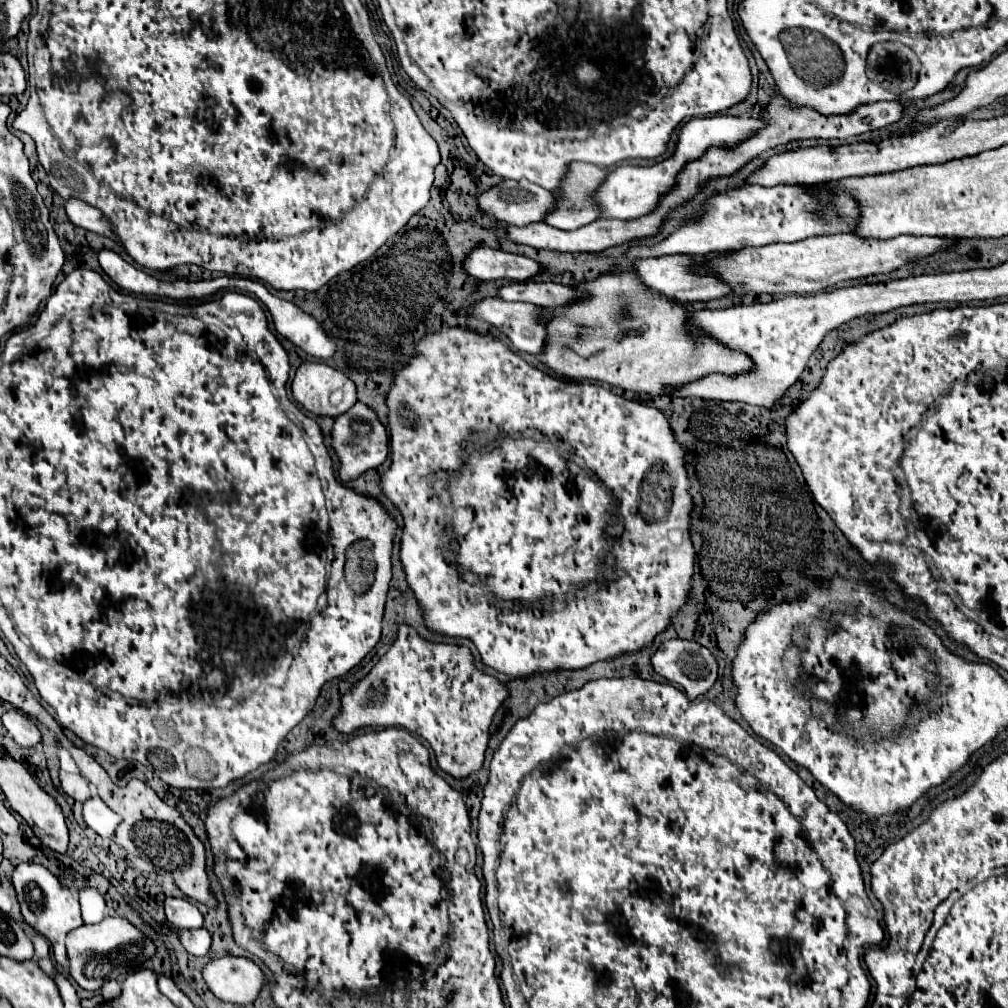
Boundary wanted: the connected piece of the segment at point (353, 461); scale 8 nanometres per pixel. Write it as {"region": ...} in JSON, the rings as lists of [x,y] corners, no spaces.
{"region":[[[355,403],[347,413],[337,417],[331,429],[331,447],[339,459],[339,475],[337,475],[339,481],[345,485],[357,479],[367,469],[379,467],[387,459],[387,443],[389,443],[389,435],[385,427],[377,421],[375,413],[365,405]]]}

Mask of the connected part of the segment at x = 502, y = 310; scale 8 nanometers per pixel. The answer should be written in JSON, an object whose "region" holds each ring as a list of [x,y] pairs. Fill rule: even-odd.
{"region":[[[483,299],[475,305],[475,317],[481,317],[483,321],[487,321],[487,323],[495,325],[499,331],[503,331],[511,339],[511,343],[517,351],[539,355],[539,353],[543,353],[547,323],[553,319],[553,311],[531,305],[531,303],[511,303],[511,301],[503,301],[503,299]]]}

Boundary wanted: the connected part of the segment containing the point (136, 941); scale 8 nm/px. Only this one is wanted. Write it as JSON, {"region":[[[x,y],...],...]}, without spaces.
{"region":[[[105,917],[95,925],[81,925],[79,929],[67,935],[67,955],[69,955],[69,973],[79,987],[95,991],[101,989],[111,979],[125,977],[139,969],[155,953],[155,945],[143,937],[129,921],[121,917]]]}

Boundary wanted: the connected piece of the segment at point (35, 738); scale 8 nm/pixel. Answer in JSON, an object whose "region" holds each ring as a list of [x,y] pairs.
{"region":[[[7,711],[3,715],[3,725],[9,733],[9,737],[21,745],[21,747],[35,747],[41,743],[41,731],[33,723],[33,719],[21,711]]]}

